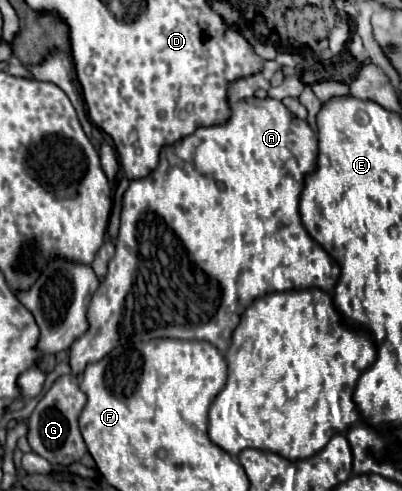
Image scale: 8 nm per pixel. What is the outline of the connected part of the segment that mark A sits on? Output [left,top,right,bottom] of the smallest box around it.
[70,98,340,376]

